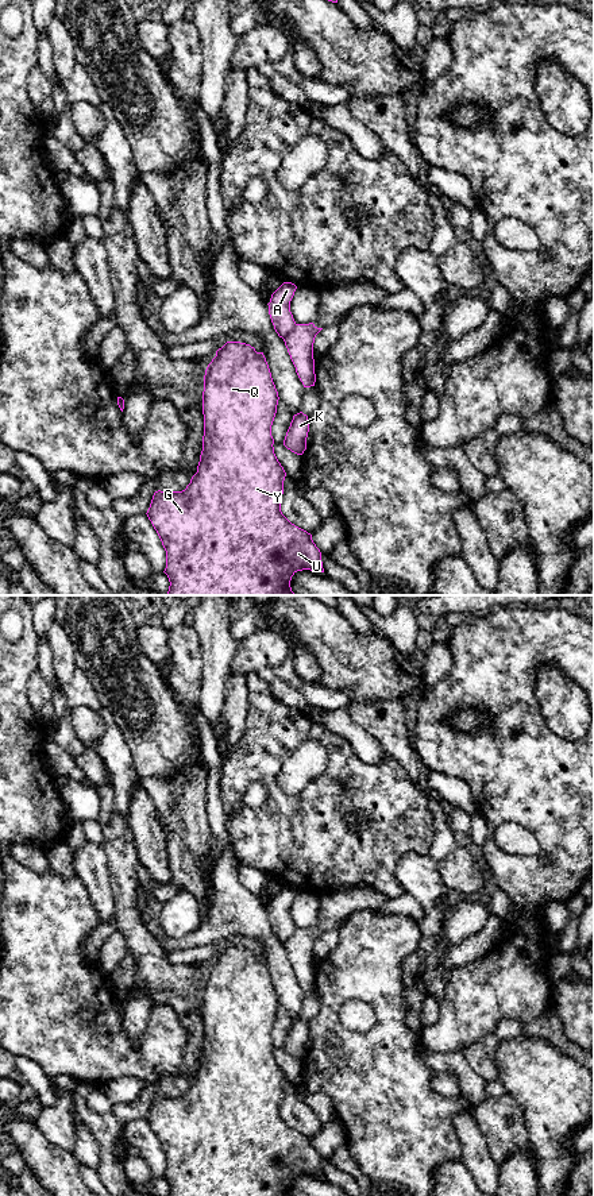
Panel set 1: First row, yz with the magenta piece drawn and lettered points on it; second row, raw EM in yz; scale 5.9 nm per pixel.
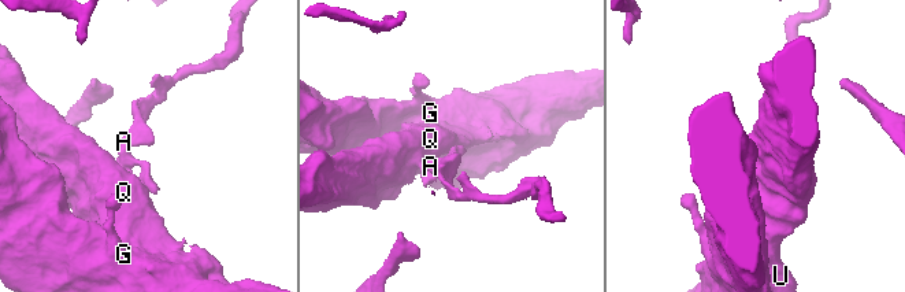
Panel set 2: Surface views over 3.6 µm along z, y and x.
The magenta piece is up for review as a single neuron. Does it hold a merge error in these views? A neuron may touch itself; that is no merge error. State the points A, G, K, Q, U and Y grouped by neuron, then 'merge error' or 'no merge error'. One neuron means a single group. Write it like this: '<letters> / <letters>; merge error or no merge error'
A K / G Q U Y; merge error

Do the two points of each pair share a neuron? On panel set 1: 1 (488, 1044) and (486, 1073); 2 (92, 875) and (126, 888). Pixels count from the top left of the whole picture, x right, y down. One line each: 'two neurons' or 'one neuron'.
1: one neuron
2: two neurons

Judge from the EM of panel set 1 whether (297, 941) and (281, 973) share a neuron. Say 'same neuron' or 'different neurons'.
different neurons

